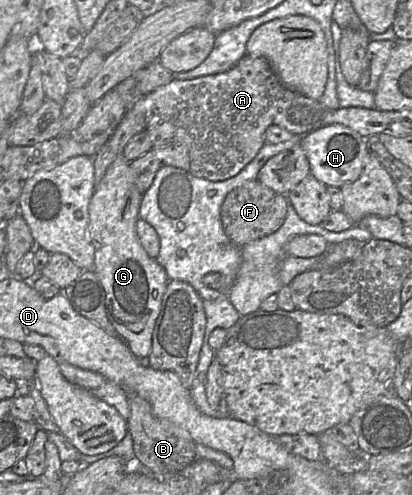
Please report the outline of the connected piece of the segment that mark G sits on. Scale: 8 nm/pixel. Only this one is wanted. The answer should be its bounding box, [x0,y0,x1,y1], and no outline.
[88,155,170,359]

